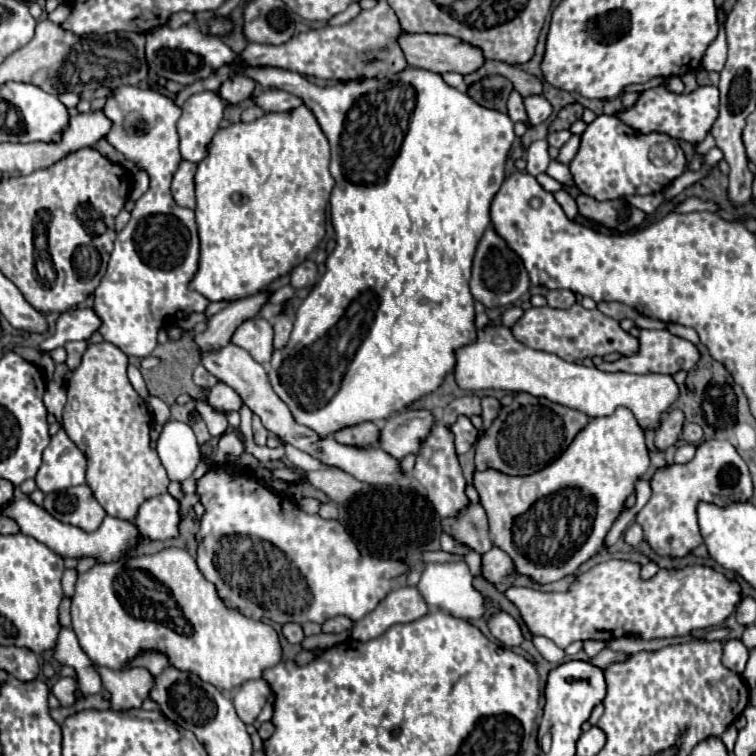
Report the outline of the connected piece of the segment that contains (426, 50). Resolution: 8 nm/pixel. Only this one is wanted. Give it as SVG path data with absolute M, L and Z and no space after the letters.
M411 35L399 39L405 59L411 67L421 67L433 73L455 71L461 75L477 71L483 63L483 51L449 35Z

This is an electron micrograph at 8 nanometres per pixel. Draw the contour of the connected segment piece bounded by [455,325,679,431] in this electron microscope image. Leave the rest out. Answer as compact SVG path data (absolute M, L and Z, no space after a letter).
M499 325L499 327L485 327L477 333L477 341L471 345L465 345L457 351L457 365L455 365L455 381L463 389L505 389L509 393L513 391L527 391L535 397L545 397L553 403L561 403L565 407L577 409L587 413L589 417L607 417L611 415L617 407L627 407L633 411L637 423L641 425L643 431L655 429L663 417L663 413L677 401L679 397L679 387L673 381L671 375L663 373L645 373L645 375L635 375L635 373L605 373L599 371L597 367L585 367L581 363L567 363L561 357L545 351L535 351L519 343L513 335L511 329Z

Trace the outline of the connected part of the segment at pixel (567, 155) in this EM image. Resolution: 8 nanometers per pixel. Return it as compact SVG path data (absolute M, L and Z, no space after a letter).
M571 135L571 139L569 139L561 149L559 149L559 155L557 155L555 161L569 165L569 161L575 157L577 149L579 149L579 137L577 137L577 135Z

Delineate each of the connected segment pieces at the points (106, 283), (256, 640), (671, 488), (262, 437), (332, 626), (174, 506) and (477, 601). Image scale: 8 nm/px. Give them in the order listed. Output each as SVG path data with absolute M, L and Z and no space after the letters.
M133 85L119 87L111 93L103 107L105 117L113 123L111 133L107 133L107 141L127 159L137 163L139 169L147 171L149 175L149 189L135 201L135 209L131 211L131 219L127 227L117 233L115 247L111 253L111 261L107 267L101 285L95 289L95 311L101 317L103 325L99 333L105 341L117 345L125 355L147 357L157 345L157 331L171 323L179 323L181 319L189 317L191 313L203 313L209 301L189 289L189 281L197 271L199 265L199 237L195 225L195 213L191 209L179 207L169 191L173 173L177 171L179 163L183 161L179 155L179 135L177 135L177 119L181 107L175 105L171 97L165 97L151 89L139 89Z
M177 547L163 549L155 555L93 565L77 577L75 595L71 597L71 617L81 649L97 665L121 671L123 663L141 651L161 651L167 653L173 667L191 671L217 689L233 689L249 679L259 679L265 669L281 661L283 653L277 631L263 621L247 619L239 611L229 609L217 595L215 585L201 575L195 559Z
M705 441L697 445L697 455L691 463L671 465L657 471L651 479L653 495L649 503L637 513L635 521L643 527L647 543L661 555L683 557L699 543L703 543L697 525L697 503L709 501L715 505L729 505L735 501L749 501L753 483L745 461L739 457L729 441Z
M253 415L253 439L255 439L255 443L257 445L265 445L267 437L269 437L269 431L263 427L261 419L257 415Z
M333 617L323 623L323 633L343 633L351 629L353 629L353 621L349 617Z
M169 493L157 495L145 501L135 517L135 525L141 533L149 539L171 539L179 537L179 523L181 523L181 505Z
M447 561L447 563L429 563L421 575L419 581L419 591L423 599L437 609L447 611L451 617L457 619L481 619L487 611L485 607L485 597L473 587L473 573L469 571L465 561Z

